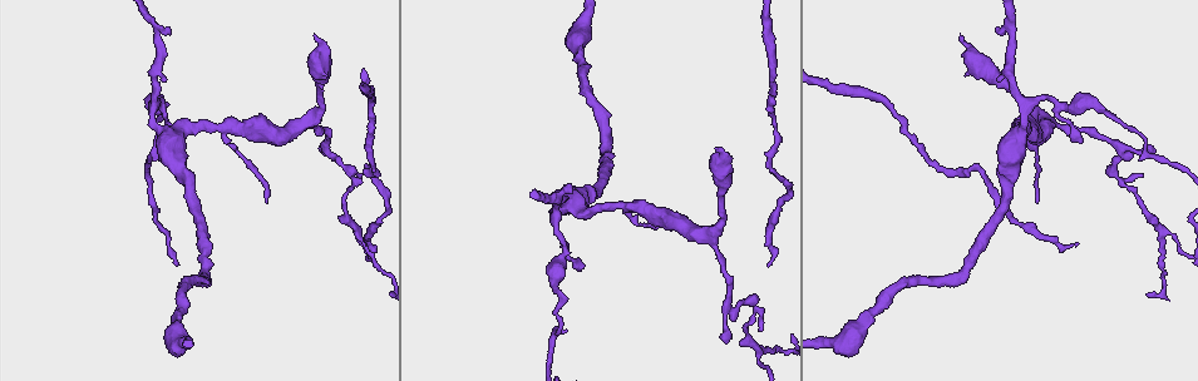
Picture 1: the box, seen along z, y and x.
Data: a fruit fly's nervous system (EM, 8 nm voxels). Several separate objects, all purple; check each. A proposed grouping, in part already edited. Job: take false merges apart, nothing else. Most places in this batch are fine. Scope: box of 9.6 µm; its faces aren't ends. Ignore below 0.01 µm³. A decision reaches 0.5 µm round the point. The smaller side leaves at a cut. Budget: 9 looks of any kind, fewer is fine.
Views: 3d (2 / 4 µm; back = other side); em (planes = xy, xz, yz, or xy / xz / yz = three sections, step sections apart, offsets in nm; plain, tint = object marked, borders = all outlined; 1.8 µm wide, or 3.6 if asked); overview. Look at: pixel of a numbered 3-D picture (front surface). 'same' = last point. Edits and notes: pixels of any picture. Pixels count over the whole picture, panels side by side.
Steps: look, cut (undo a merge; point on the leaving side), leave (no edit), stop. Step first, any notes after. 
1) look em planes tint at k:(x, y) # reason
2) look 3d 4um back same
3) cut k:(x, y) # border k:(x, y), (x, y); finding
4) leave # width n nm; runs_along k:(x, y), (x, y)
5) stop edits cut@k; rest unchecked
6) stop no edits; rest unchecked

look em planes tint at 1:(718, 158) # sudden change in width

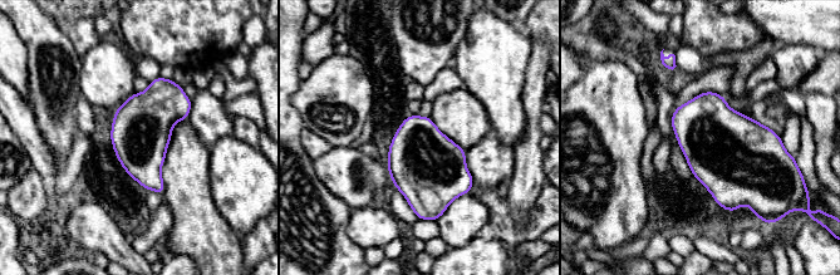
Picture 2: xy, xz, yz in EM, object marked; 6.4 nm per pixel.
leave # all the same neuron

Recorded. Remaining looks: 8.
look em xy step 8 tint at 1:(626, 204) # calibre changes

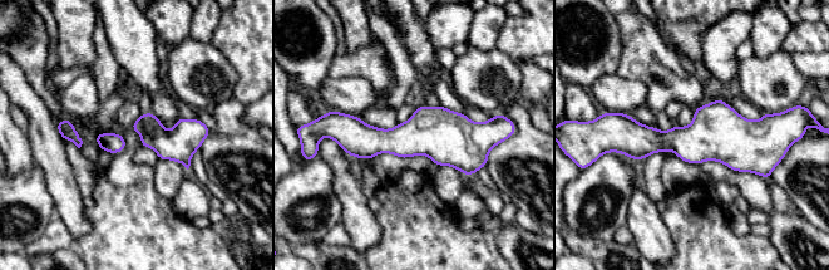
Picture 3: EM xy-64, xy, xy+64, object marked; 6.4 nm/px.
leave # runs_along 3:(339, 126), (356, 138), (489, 138); one neuron here

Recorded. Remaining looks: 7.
look em yz step 8 tint at 1:(565, 248) # thick turns thin

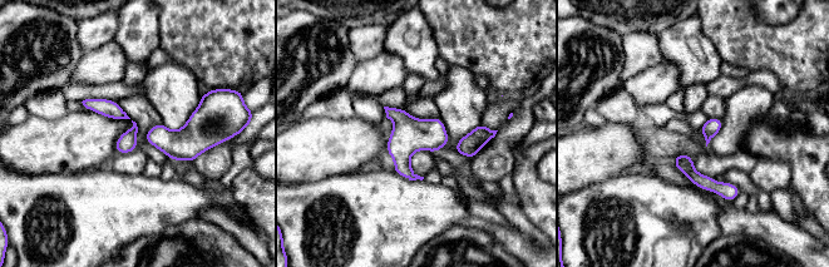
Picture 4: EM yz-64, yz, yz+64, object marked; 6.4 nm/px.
look em planes tint same # another direction

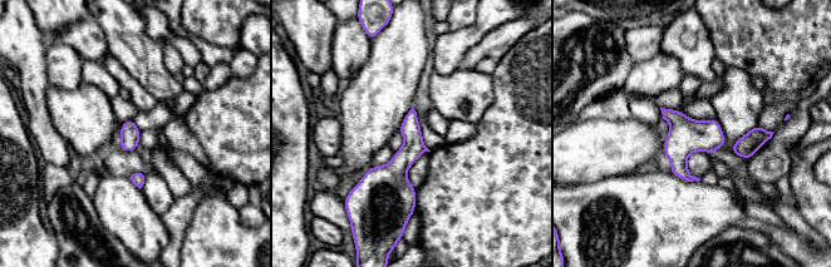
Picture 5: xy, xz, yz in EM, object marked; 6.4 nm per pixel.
leave # all the same neuron

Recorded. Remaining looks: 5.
look em yz step 16 tint at 1:(1163, 231) # side arm on a straight run

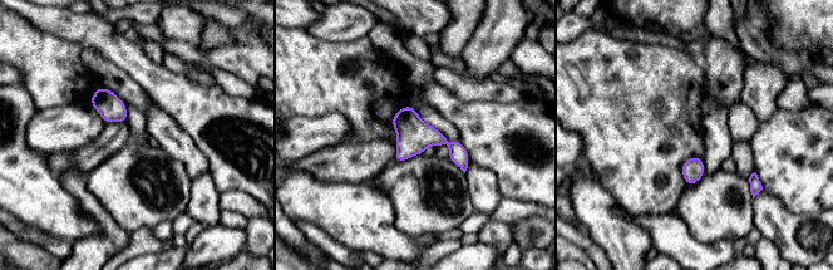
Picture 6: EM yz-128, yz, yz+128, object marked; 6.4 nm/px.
look em planes tint same # another direction

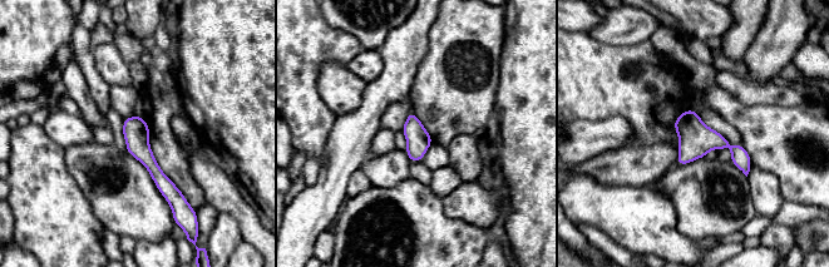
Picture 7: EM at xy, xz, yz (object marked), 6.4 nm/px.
leave # runs_along 7:(127, 120), (174, 199); one neuron here

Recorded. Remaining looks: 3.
stop no edits; rest unchecked

